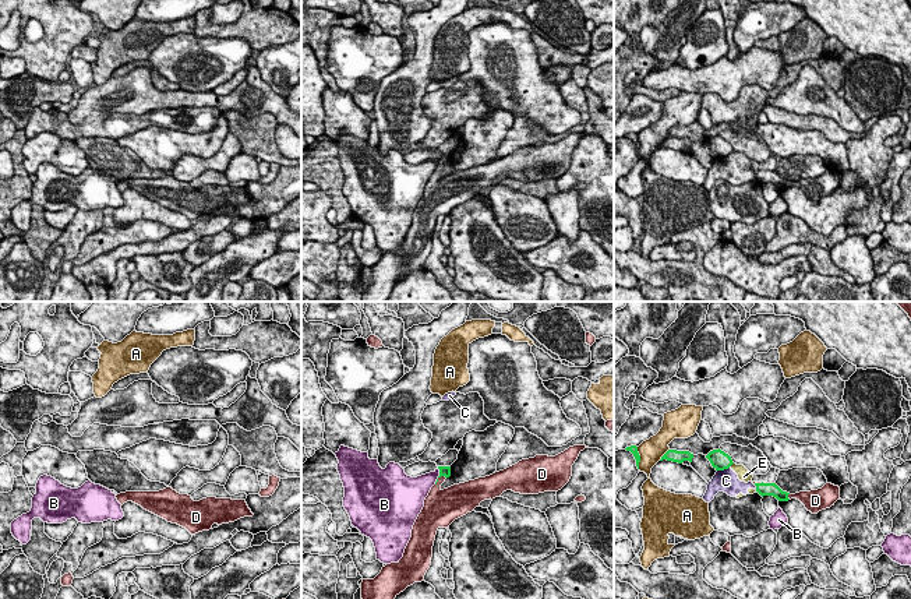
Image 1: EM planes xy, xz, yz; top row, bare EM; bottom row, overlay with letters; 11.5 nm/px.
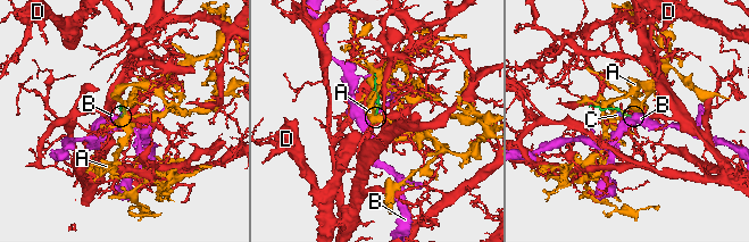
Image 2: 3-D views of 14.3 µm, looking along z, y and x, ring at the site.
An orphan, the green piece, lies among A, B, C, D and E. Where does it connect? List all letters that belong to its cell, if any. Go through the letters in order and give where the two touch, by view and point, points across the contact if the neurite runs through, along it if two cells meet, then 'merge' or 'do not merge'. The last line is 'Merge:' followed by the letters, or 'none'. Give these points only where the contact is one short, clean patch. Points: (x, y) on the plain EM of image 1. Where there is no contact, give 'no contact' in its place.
A: yz (639, 145) | do not merge
B: xz (438, 164) | along xz (438, 155), (438, 164), (434, 171) | do not merge
C: yz (723, 157) | do not merge
D: xz (437, 166) | across xz (444, 158), (437, 166), (438, 187) | merge
E: yz (759, 171) | do not merge
Merge: D

